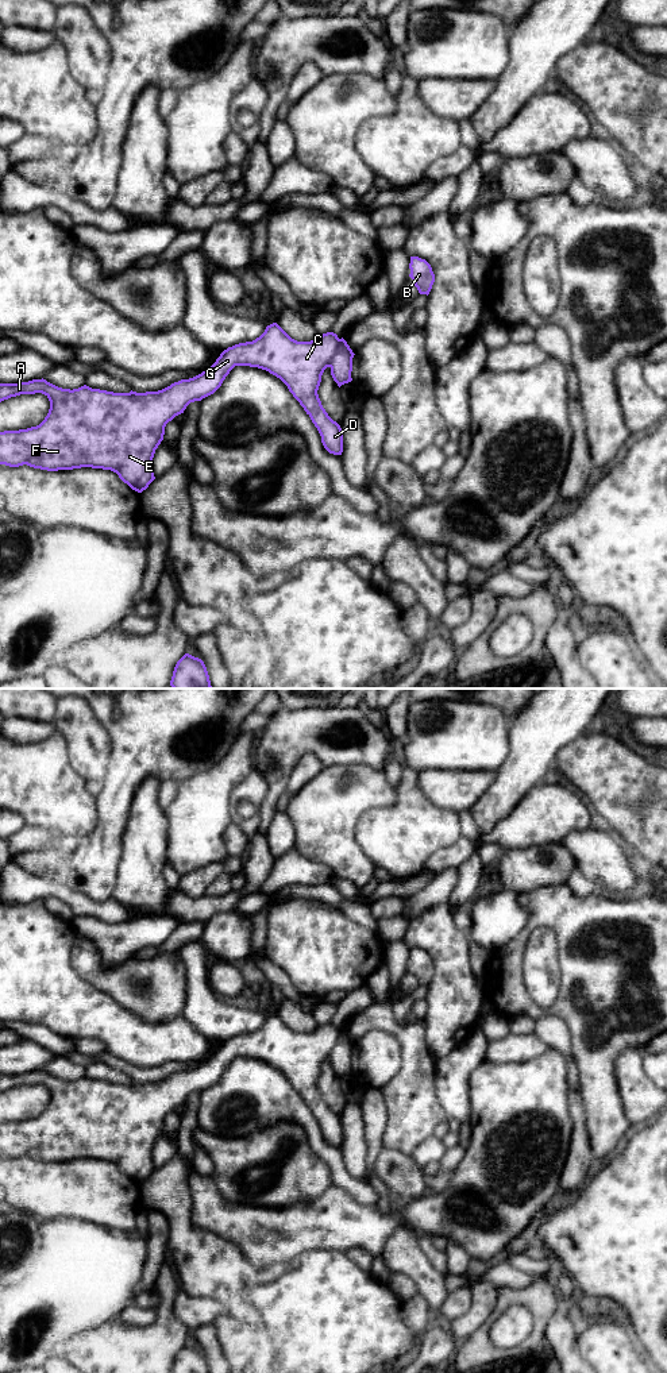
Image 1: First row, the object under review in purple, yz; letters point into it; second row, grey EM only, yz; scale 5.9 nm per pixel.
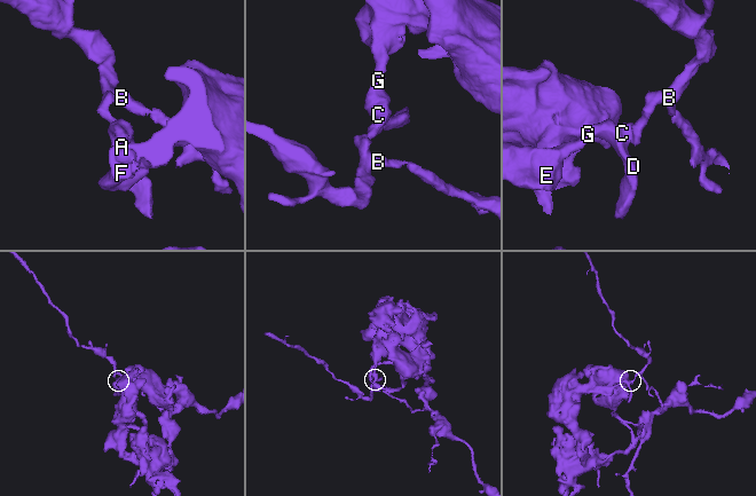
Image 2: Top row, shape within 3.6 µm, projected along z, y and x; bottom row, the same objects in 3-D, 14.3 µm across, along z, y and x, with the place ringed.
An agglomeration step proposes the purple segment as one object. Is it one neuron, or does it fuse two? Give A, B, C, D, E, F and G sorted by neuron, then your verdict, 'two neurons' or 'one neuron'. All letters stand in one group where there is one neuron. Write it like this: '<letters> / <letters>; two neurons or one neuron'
A C D E F G / B; two neurons

